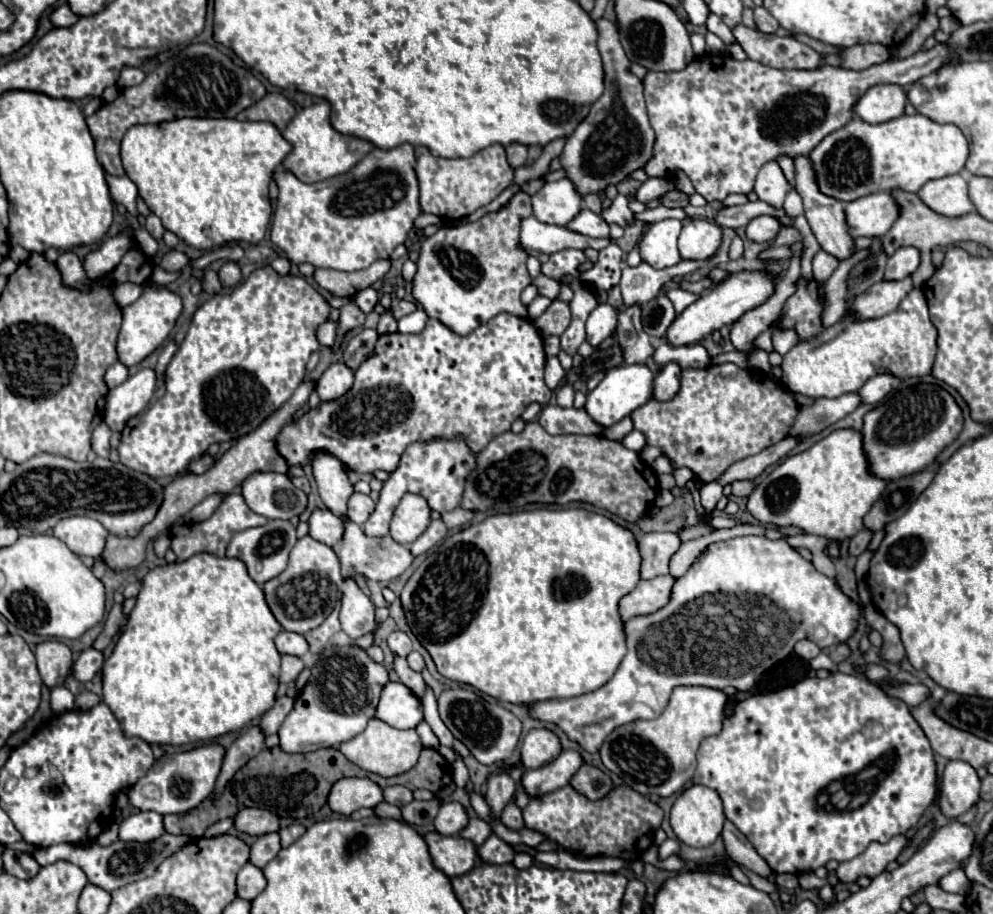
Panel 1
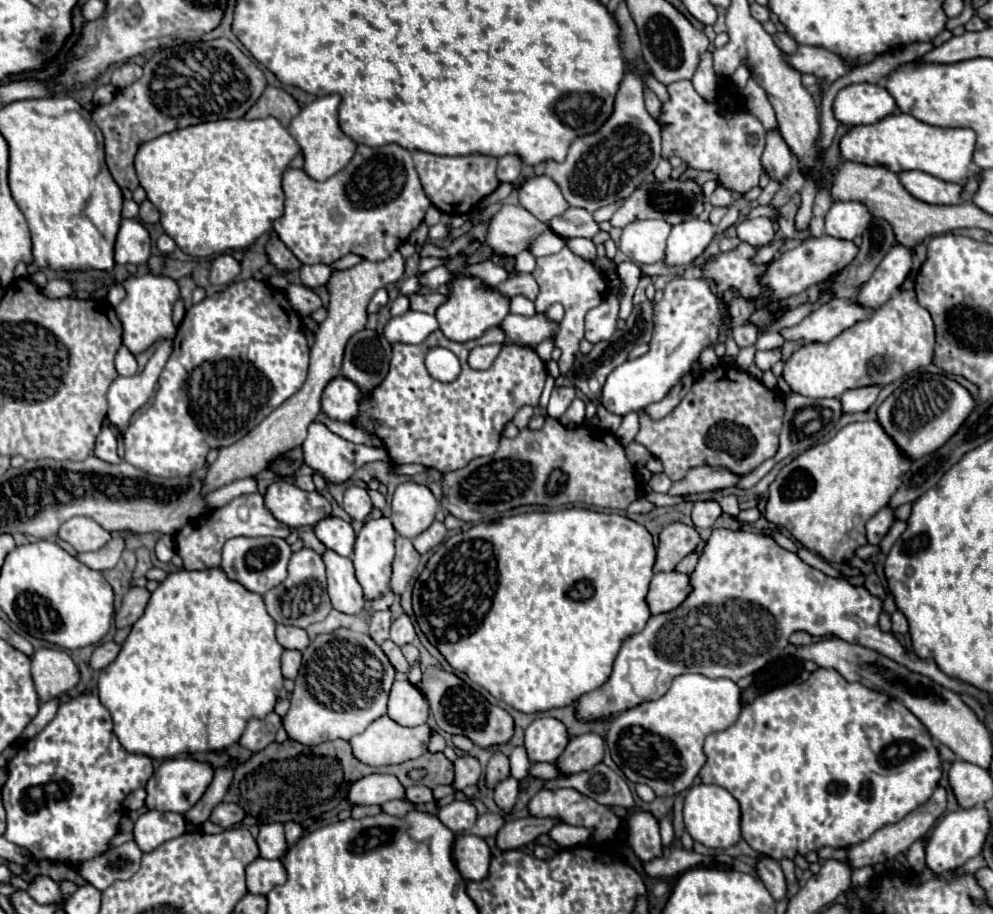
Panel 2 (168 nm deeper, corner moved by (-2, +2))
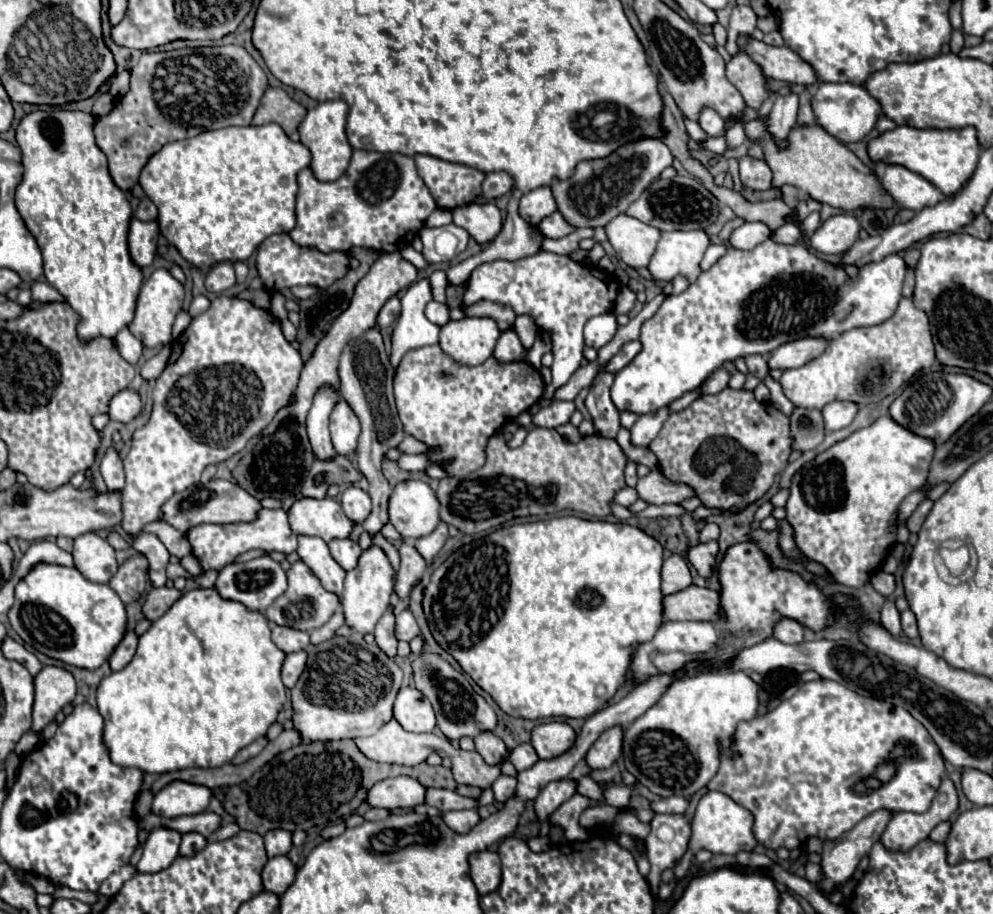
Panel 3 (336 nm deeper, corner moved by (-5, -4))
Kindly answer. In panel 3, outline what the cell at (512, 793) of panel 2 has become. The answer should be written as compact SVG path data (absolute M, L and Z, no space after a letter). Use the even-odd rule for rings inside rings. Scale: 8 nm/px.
M499 775L497 781L491 785L491 789L493 789L493 793L495 793L495 801L505 803L505 801L513 795L515 785L517 785L517 779L513 779L513 777L505 777L505 775Z

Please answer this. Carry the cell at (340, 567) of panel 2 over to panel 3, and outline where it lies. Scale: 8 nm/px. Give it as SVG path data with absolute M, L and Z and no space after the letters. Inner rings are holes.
M299 537L297 553L319 577L323 587L341 599L345 569L341 569L341 565L329 555L327 543L319 537Z

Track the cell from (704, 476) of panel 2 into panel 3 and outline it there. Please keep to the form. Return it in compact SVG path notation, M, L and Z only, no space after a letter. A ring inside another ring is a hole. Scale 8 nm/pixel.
M651 471L649 475L641 477L637 481L637 493L641 499L653 505L663 505L663 503L681 503L685 499L695 497L695 489L685 485L685 483L673 483L663 477L661 471Z

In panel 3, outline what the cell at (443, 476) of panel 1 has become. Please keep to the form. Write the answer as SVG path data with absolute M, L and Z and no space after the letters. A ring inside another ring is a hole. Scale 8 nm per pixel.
M371 545L365 549L359 557L359 563L355 569L351 569L345 577L345 589L343 589L343 611L347 625L353 627L357 633L365 635L375 629L375 623L381 619L381 615L389 607L389 597L395 587L395 569L389 563L389 557L385 551L377 545Z

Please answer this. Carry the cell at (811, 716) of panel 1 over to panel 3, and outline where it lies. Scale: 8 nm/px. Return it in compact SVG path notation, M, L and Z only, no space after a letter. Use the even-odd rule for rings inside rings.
M817 679L811 683L803 683L801 689L791 697L785 699L783 703L779 703L775 709L767 711L767 713L757 713L751 721L743 721L737 725L733 737L731 737L731 745L729 751L735 753L735 757L727 755L727 751L721 747L721 765L717 775L709 781L707 789L709 791L721 791L725 795L729 795L735 803L739 803L741 807L749 809L755 823L753 823L753 835L757 839L759 845L777 851L779 847L785 847L789 851L793 849L801 849L803 843L809 837L819 837L819 839L837 839L841 837L841 833L847 833L849 829L853 829L853 825L857 825L861 819L865 819L867 815L885 809L889 813L901 813L901 811L913 811L913 813L925 813L939 789L939 783L945 775L945 767L943 767L943 757L935 745L935 741L929 737L927 729L905 709L889 705L887 701L877 701L871 697L861 697L859 693L853 693L851 689L847 689L845 685L837 683L837 681L829 681L829 679Z

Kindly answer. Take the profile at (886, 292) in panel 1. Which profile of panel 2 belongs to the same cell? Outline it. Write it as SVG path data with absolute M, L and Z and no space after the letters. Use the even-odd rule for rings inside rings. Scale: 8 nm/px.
M832 299L830 303L822 305L818 311L810 313L802 323L796 327L781 330L786 341L794 341L798 345L806 343L828 343L844 329L852 327L860 319L866 319L868 311L854 303L852 299Z

